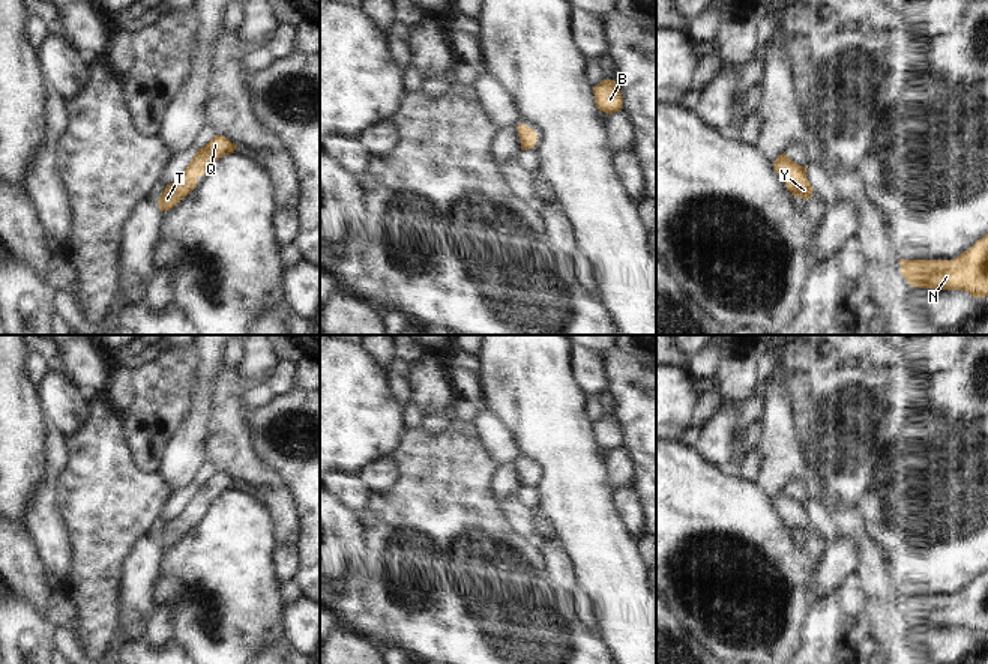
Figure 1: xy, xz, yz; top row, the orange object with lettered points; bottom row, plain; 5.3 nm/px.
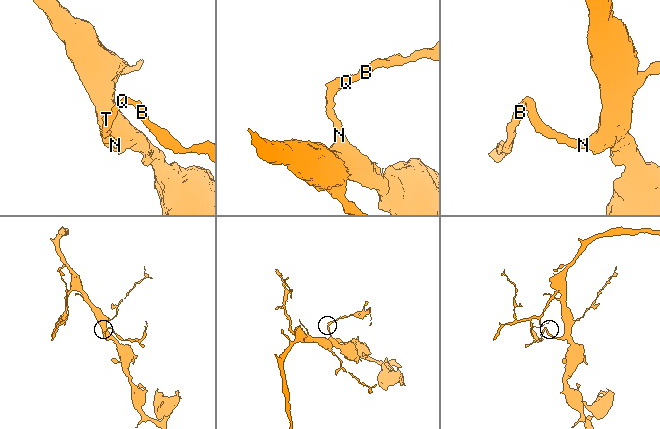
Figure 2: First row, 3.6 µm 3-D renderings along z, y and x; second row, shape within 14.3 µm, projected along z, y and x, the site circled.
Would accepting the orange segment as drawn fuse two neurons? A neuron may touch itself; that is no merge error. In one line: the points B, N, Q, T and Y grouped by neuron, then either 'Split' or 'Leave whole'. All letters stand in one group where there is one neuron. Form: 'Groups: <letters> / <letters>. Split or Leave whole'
Groups: B N Q T Y. Leave whole

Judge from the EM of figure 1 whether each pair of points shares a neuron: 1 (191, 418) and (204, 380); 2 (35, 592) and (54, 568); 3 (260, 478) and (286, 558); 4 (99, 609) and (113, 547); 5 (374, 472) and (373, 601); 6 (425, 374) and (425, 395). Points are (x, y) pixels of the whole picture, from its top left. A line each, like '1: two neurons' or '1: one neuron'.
1: one neuron
2: two neurons
3: two neurons
4: one neuron
5: two neurons
6: one neuron

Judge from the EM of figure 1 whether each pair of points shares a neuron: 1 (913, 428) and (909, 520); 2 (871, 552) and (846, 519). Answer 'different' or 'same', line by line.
1: same
2: same

